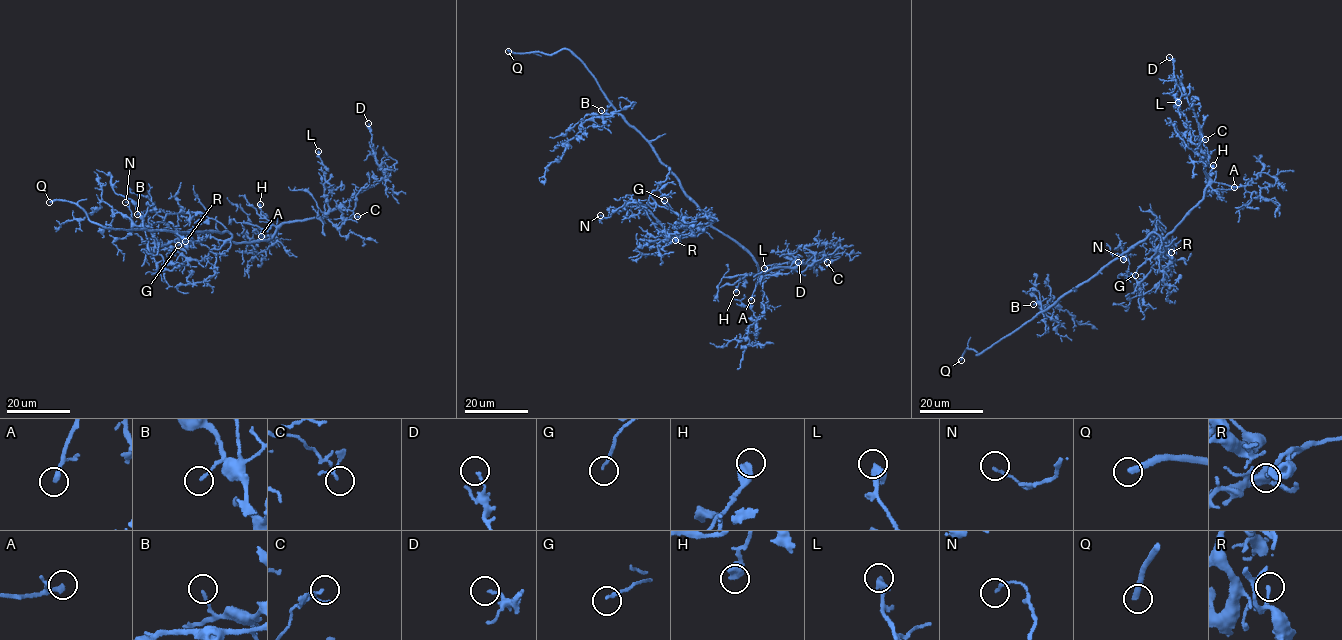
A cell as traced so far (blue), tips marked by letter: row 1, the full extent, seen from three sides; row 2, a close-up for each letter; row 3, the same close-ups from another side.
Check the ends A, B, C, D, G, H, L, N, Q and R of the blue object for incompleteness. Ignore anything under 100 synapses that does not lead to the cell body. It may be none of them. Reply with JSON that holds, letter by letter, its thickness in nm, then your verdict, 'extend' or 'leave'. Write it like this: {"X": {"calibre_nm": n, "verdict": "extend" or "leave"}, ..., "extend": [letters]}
{"A": {"calibre_nm": 240, "verdict": "extend"}, "B": {"calibre_nm": 150, "verdict": "leave"}, "C": {"calibre_nm": 170, "verdict": "leave"}, "D": {"calibre_nm": 130, "verdict": "leave"}, "G": {"calibre_nm": 140, "verdict": "leave"}, "H": {"calibre_nm": 500, "verdict": "leave"}, "L": {"calibre_nm": 400, "verdict": "leave"}, "N": {"calibre_nm": 140, "verdict": "leave"}, "Q": {"calibre_nm": 280, "verdict": "extend"}, "R": {"calibre_nm": 140, "verdict": "leave"}, "extend": ["A", "Q"]}

